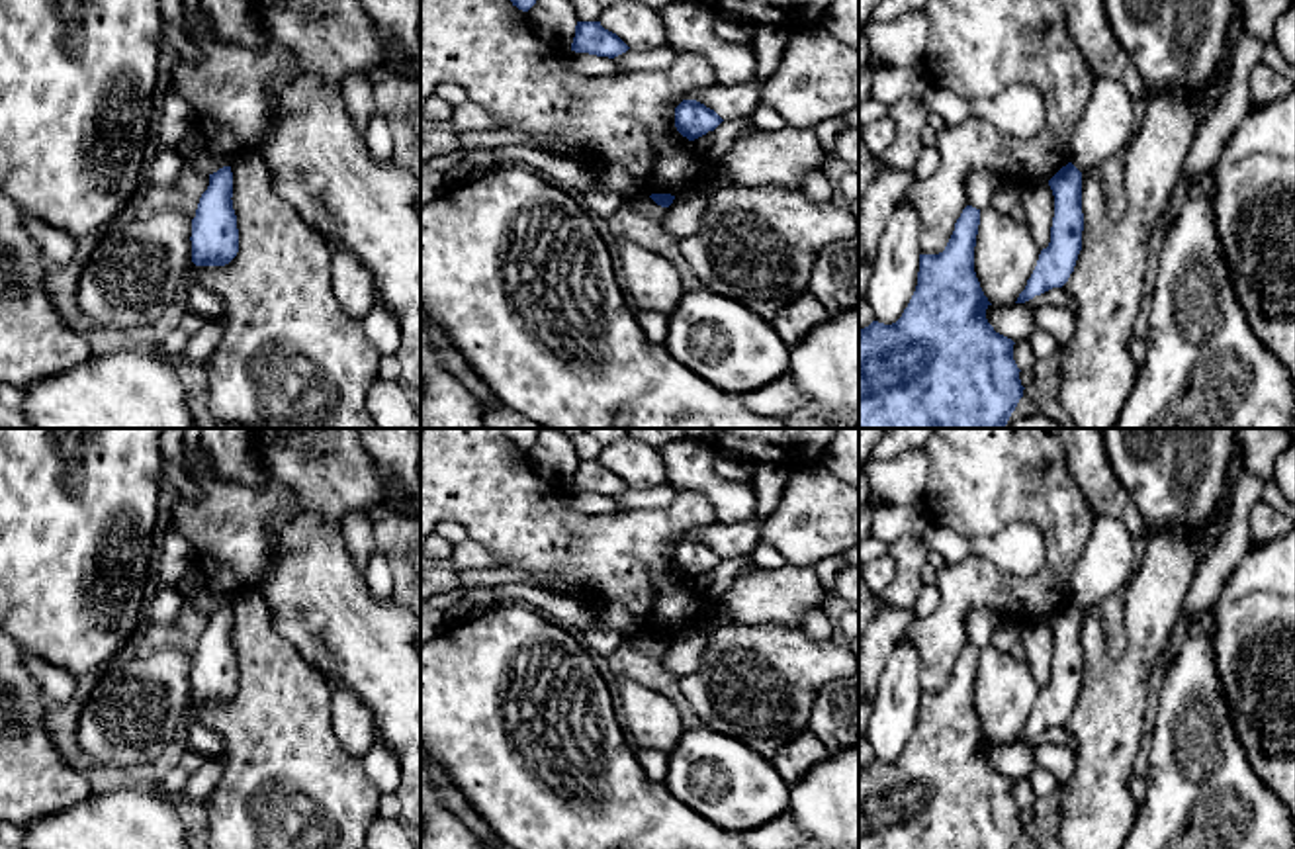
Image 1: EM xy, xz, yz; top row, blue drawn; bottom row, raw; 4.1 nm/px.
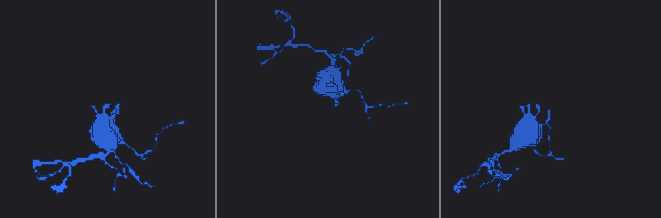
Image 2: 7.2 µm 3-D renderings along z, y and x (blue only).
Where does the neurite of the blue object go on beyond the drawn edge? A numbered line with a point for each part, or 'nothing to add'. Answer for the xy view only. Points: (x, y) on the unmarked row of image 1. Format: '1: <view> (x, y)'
nothing to add

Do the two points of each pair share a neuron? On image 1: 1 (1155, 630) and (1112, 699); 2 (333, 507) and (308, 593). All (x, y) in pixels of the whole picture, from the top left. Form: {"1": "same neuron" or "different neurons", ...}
{"1": "same neuron", "2": "different neurons"}

